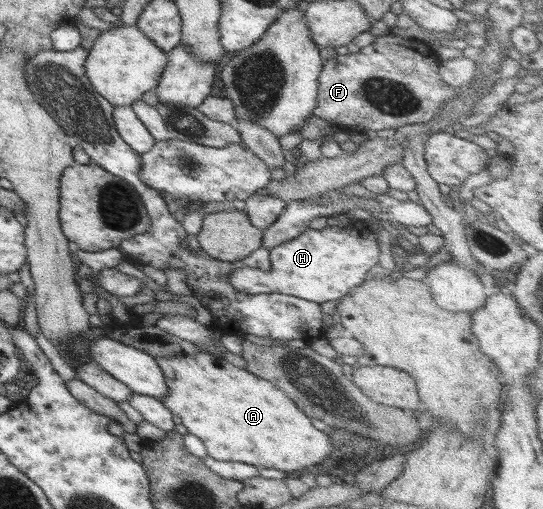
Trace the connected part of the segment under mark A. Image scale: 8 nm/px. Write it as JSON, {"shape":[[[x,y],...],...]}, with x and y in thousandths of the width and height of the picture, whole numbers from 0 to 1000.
{"shape":[[[383,692],[331,701],[284,701],[302,739],[306,778],[298,796],[331,823],[344,851],[365,859],[376,874],[379,894],[394,906],[429,906],[464,914],[473,921],[510,921],[519,929],[536,925],[586,923],[595,906],[613,890],[611,866],[600,851],[578,841],[541,792],[495,749],[486,749],[457,727],[435,723],[413,703]]]}

